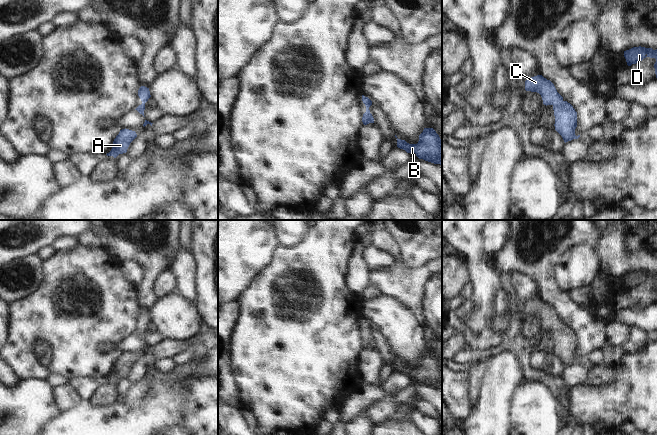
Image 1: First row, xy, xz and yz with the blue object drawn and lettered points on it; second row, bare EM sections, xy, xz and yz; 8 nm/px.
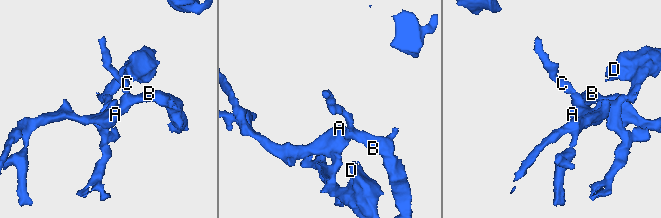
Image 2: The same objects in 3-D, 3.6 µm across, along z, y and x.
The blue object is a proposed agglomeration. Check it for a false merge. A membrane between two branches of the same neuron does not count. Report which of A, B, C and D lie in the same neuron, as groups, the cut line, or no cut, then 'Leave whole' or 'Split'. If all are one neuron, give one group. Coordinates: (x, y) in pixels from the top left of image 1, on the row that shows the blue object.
Groups: A B C D. No split. Leave whole.

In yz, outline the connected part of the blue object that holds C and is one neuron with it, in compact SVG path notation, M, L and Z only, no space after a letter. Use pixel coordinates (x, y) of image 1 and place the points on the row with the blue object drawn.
M542 75L528 78L525 81L525 90L539 93L544 105L553 106L555 130L562 136L565 143L580 137L575 135L577 112L570 103L563 100L550 80Z

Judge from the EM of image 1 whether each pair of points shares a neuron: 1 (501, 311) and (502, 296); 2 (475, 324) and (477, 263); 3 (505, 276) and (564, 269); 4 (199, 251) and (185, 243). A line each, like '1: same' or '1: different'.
1: same
2: same
3: different
4: different

